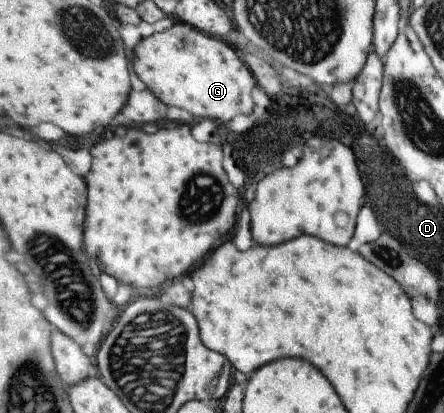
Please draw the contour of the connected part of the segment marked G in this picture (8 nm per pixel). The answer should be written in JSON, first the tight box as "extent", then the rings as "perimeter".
{"extent":[133,22,255,122],"perimeter":[[[179,22],[163,32],[154,32],[143,37],[134,48],[133,70],[147,88],[166,106],[176,106],[183,110],[191,110],[195,116],[215,118],[219,122],[229,122],[235,116],[253,112],[253,88],[255,78],[249,68],[243,64],[239,54],[227,46],[223,40],[200,31],[189,23]]]}

